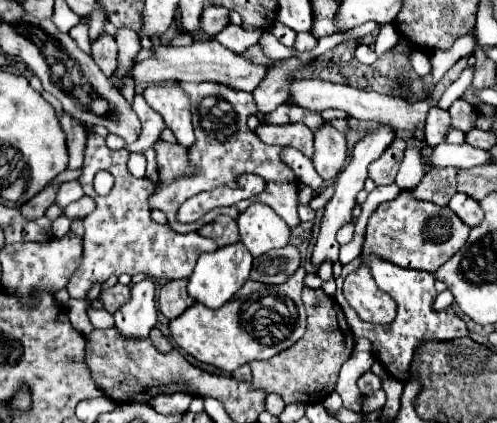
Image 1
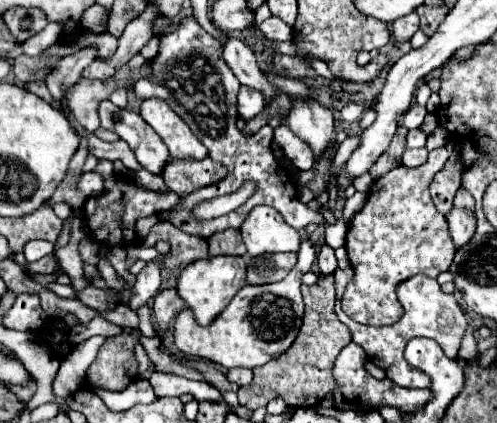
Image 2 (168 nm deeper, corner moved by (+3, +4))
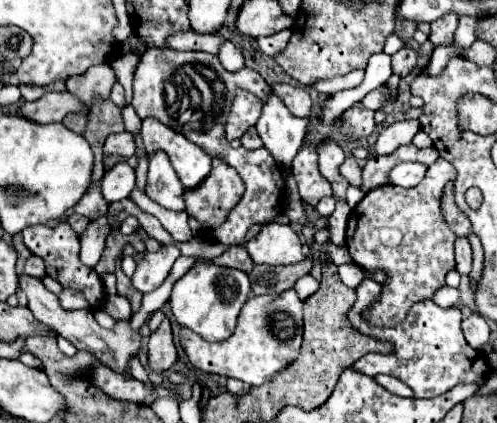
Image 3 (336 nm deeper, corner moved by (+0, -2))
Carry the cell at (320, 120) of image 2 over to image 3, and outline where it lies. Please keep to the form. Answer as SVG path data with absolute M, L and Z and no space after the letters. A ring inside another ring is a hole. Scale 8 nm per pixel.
M273 84L271 90L283 100L283 104L289 108L293 116L307 116L311 108L311 98L305 88L297 88L291 84ZM303 108L303 110L301 110Z

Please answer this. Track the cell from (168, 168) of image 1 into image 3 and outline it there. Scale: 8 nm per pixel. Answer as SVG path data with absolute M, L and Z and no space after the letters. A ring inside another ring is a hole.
M213 158L213 170L209 180L197 188L197 192L185 192L187 214L201 222L205 228L221 226L233 206L241 200L245 192L243 182L235 168L219 158Z

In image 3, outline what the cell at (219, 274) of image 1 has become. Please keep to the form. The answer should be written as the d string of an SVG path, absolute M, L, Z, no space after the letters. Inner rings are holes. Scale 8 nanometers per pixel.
M209 260L197 262L181 280L175 282L169 306L175 320L199 334L209 342L221 342L235 332L237 316L243 304L249 300L251 284L245 272L235 268L221 268Z

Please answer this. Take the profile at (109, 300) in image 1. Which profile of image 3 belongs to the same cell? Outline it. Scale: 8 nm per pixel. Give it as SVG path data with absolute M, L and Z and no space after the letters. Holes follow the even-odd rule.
M61 290L59 294L59 304L65 308L65 310L79 310L79 308L89 308L85 296L81 296L81 292L77 290Z

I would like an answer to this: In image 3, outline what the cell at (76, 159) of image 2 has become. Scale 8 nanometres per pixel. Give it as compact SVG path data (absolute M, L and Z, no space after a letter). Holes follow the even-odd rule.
M101 100L101 104L93 104L93 116L89 118L89 128L85 132L87 142L91 144L91 150L95 154L95 170L93 170L93 182L101 180L105 174L103 166L103 142L109 134L123 132L123 118L121 108L115 106L111 100Z

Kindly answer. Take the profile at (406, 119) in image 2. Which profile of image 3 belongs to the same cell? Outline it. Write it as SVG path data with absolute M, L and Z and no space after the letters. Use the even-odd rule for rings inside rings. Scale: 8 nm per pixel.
M417 120L393 122L391 126L387 126L379 134L379 140L375 144L375 154L391 154L391 152L395 152L399 146L409 144L419 130L421 128L417 128Z

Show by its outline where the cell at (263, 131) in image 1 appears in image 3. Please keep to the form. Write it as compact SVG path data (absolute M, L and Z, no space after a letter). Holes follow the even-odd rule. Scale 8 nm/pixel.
M301 146L297 158L293 160L291 172L299 186L299 196L305 204L317 206L323 196L333 196L331 184L321 176L317 168L317 150L315 146Z

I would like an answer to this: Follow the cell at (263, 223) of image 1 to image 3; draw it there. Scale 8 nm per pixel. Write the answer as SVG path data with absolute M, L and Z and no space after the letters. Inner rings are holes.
M267 224L263 230L245 244L255 264L297 264L303 260L301 240L291 226Z

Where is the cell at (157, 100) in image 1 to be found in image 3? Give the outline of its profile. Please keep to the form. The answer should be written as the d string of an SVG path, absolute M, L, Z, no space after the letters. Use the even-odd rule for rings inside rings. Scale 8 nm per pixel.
M145 120L141 138L147 154L161 150L169 156L171 166L187 190L197 188L209 176L211 156L197 148L197 144L189 142L185 136L173 132L171 128L165 128L165 124L159 120Z

